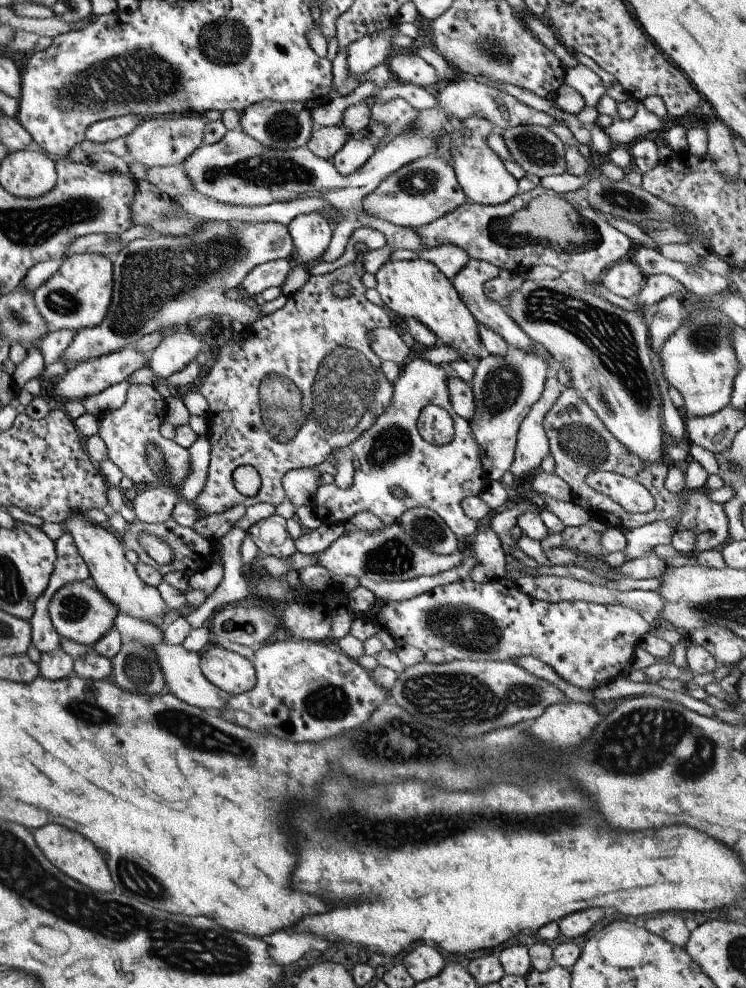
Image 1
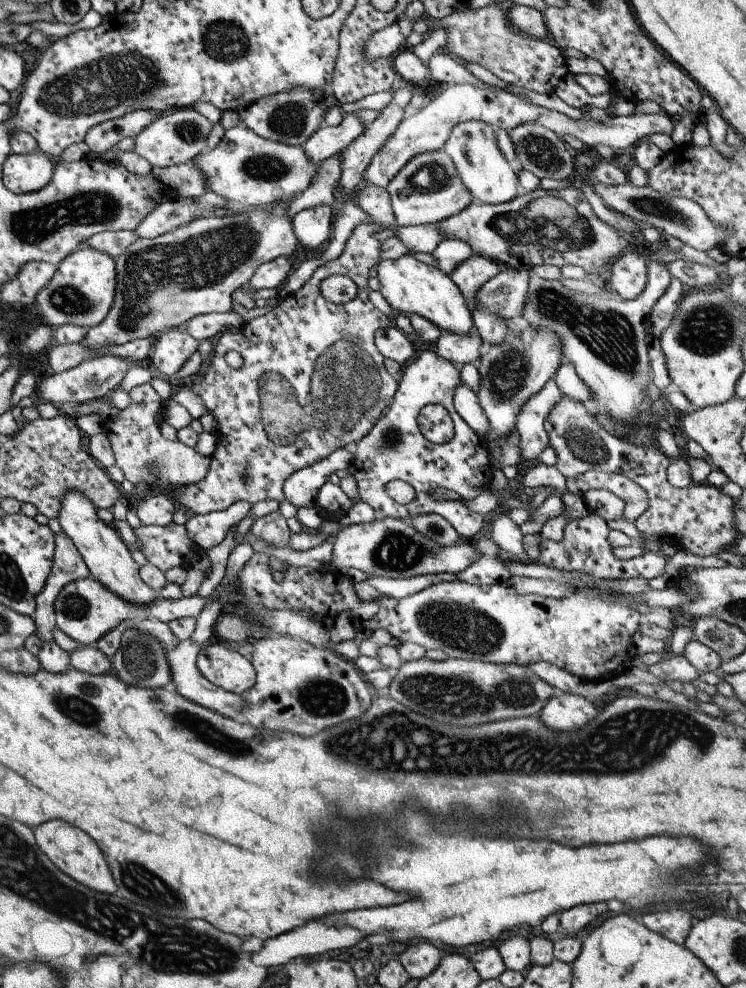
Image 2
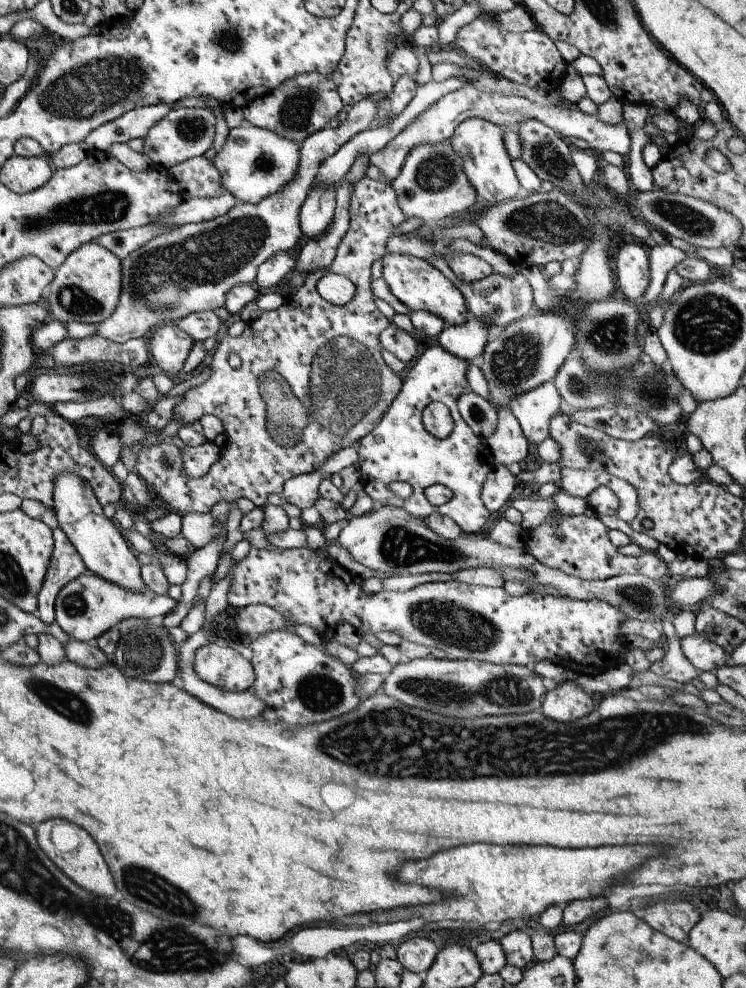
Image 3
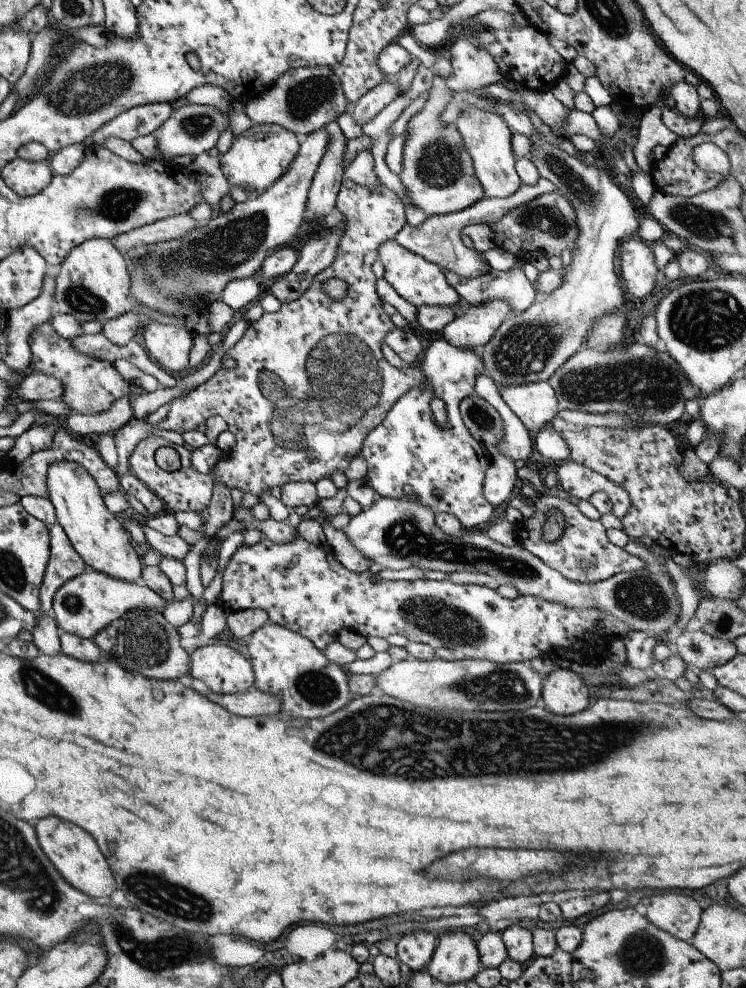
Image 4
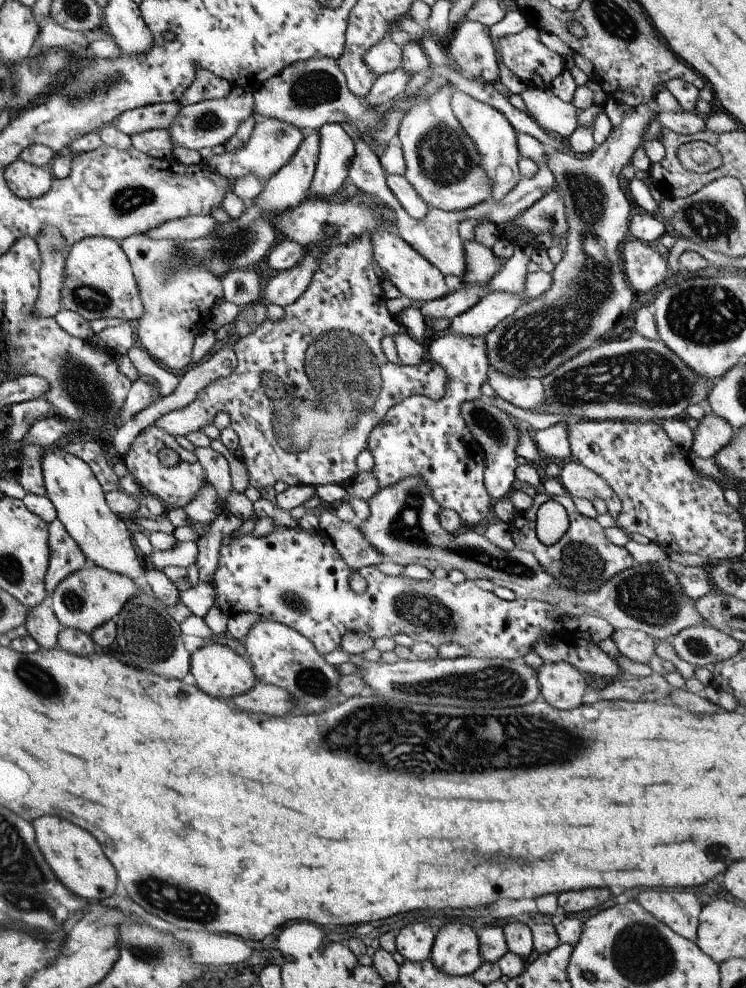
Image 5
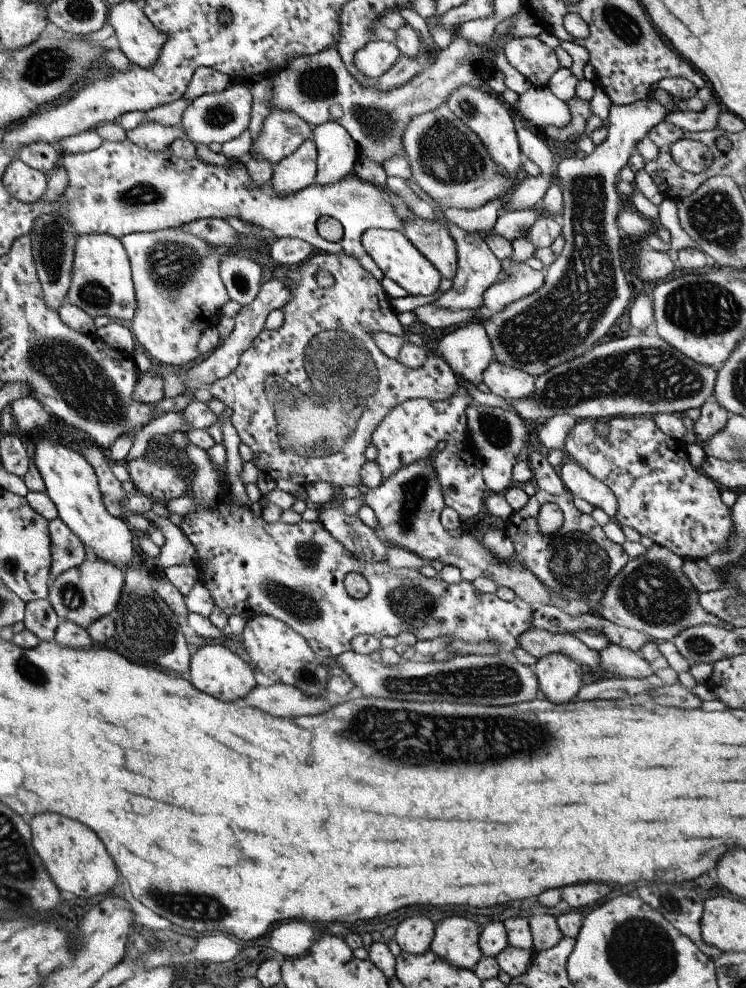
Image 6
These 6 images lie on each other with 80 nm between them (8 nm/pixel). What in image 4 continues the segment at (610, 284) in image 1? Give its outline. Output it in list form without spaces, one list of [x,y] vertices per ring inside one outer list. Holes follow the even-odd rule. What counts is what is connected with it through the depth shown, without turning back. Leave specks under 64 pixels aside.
[[[637,236],[620,245],[619,276],[625,291],[635,298],[643,298],[658,284],[659,277],[650,245]]]

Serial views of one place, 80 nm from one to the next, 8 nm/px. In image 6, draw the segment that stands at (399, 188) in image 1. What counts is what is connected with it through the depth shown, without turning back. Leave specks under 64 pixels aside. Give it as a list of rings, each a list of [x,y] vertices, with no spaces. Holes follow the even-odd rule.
[[[445,103],[410,118],[402,134],[402,147],[412,174],[410,184],[444,206],[473,210],[489,200],[504,199],[520,177],[512,180],[502,175],[479,137]]]

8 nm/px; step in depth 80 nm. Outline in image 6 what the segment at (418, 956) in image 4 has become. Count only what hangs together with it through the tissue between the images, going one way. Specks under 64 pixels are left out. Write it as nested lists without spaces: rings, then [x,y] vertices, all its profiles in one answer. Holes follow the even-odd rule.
[[[411,916],[399,922],[393,938],[401,951],[419,954],[430,948],[433,935],[434,925],[427,916]]]

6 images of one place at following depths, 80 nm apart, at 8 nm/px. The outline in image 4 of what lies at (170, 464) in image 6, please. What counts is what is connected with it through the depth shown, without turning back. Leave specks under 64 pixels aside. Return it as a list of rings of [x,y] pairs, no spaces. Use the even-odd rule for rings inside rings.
[[[345,179],[340,182],[339,192],[335,203],[335,211],[346,220],[345,232],[335,247],[333,262],[318,272],[307,287],[294,301],[280,304],[274,313],[265,313],[254,322],[247,325],[240,339],[223,355],[233,358],[236,362],[234,369],[217,369],[214,374],[202,384],[193,387],[187,394],[169,402],[168,410],[175,408],[175,420],[204,420],[203,416],[221,416],[227,429],[235,437],[235,445],[228,451],[226,460],[215,462],[211,472],[198,473],[190,463],[190,452],[182,445],[170,443],[157,435],[149,435],[137,442],[132,453],[128,456],[128,470],[135,475],[157,498],[165,504],[165,511],[170,514],[175,511],[202,510],[212,498],[212,482],[217,477],[227,488],[239,489],[243,494],[250,492],[258,498],[259,493],[270,490],[273,486],[282,487],[293,481],[309,481],[315,484],[321,479],[330,479],[335,472],[347,468],[353,456],[359,454],[363,439],[385,418],[385,413],[392,404],[412,387],[421,387],[424,374],[418,364],[405,367],[391,366],[384,358],[380,349],[383,337],[395,326],[389,316],[381,309],[382,300],[376,293],[375,276],[371,271],[371,263],[378,258],[378,246],[394,238],[395,234],[405,226],[404,206],[400,198],[381,184],[375,188],[367,188]],[[329,279],[339,279],[346,284],[346,293],[340,299],[332,299],[324,290],[323,283]],[[259,376],[283,376],[293,380],[293,388],[301,390],[301,408],[309,412],[309,406],[315,406],[323,416],[313,418],[307,416],[307,424],[325,424],[327,438],[319,438],[320,432],[309,436],[305,450],[287,450],[279,448],[269,432],[269,418],[273,416],[273,404],[263,398],[259,386]],[[160,446],[173,448],[180,461],[179,469],[166,472],[153,461],[153,453]]]

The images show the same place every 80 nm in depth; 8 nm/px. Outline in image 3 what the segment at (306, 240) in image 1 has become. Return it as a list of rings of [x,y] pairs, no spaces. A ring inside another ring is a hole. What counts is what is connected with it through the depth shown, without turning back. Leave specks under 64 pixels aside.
[[[335,187],[310,188],[306,200],[299,208],[299,230],[309,240],[317,240],[325,234],[331,223],[335,207]]]

